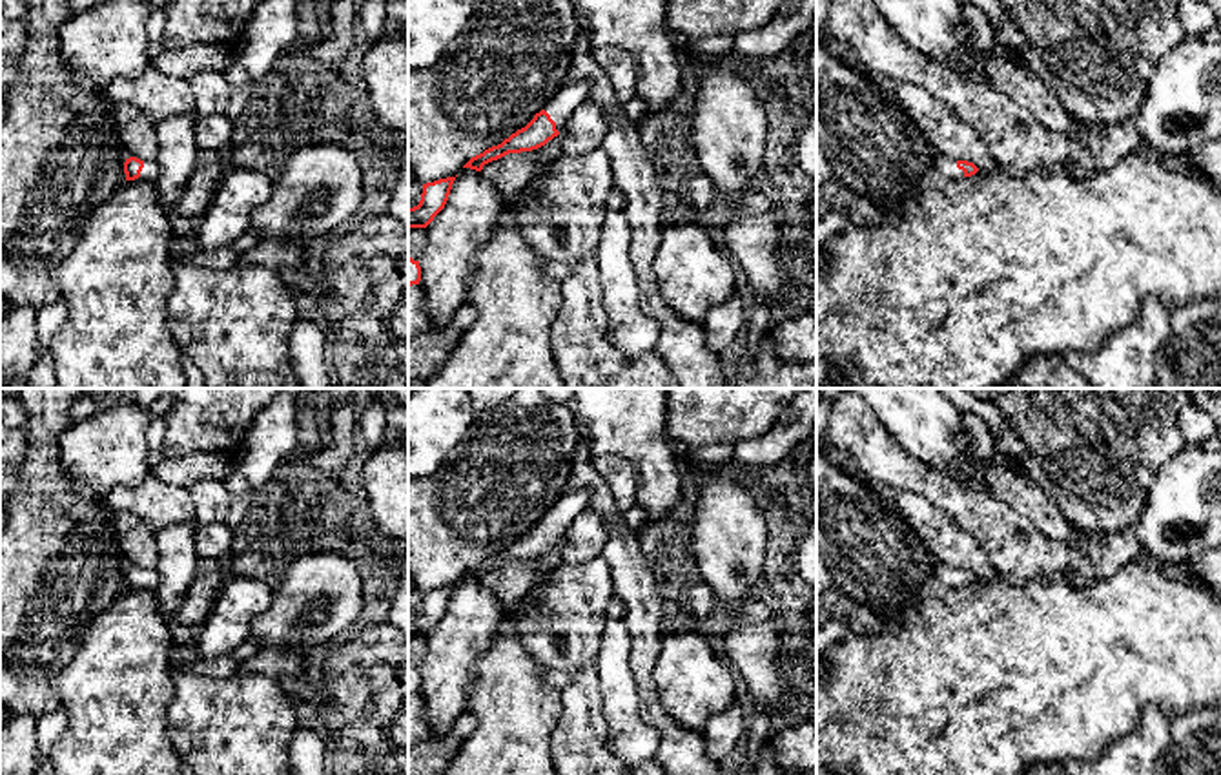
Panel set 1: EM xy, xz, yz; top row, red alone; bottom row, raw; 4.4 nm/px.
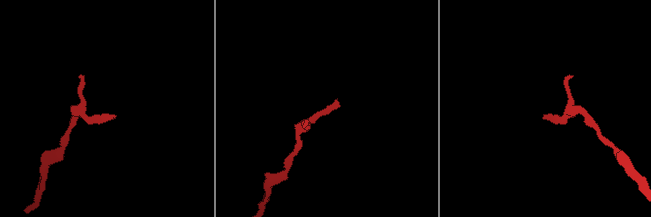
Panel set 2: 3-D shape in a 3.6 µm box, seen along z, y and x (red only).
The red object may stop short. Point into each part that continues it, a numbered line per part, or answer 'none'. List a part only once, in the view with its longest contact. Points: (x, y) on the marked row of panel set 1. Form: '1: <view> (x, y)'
1: xz (571, 95)

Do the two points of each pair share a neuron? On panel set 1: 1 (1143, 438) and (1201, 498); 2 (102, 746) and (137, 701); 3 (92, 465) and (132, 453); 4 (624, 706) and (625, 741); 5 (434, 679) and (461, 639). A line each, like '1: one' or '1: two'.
1: two
2: one
3: one
4: one
5: one

